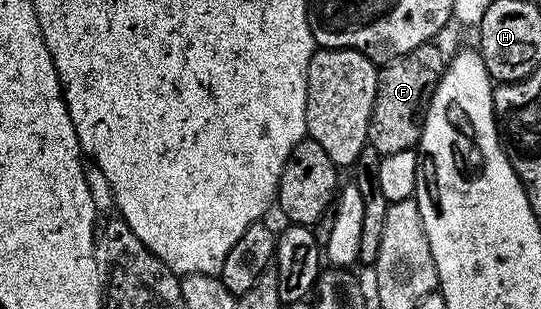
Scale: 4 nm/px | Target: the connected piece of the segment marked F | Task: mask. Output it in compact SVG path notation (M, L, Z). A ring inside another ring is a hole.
M429 42L402 54L393 60L385 60L378 68L378 90L374 98L374 110L370 114L367 147L383 158L415 149L424 128L424 112L432 99L432 91L446 67L446 56L440 53L436 42Z

